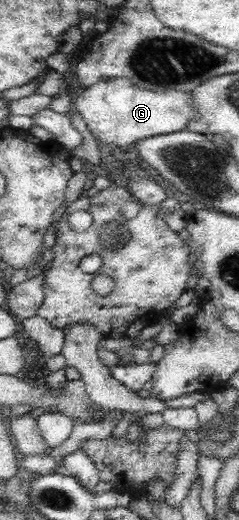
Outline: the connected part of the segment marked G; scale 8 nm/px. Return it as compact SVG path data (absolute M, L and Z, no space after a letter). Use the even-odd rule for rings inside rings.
M129 79L105 80L85 88L76 98L72 109L81 115L97 141L120 148L131 147L158 135L173 135L185 129L185 123L195 115L189 92L141 90L133 86Z

